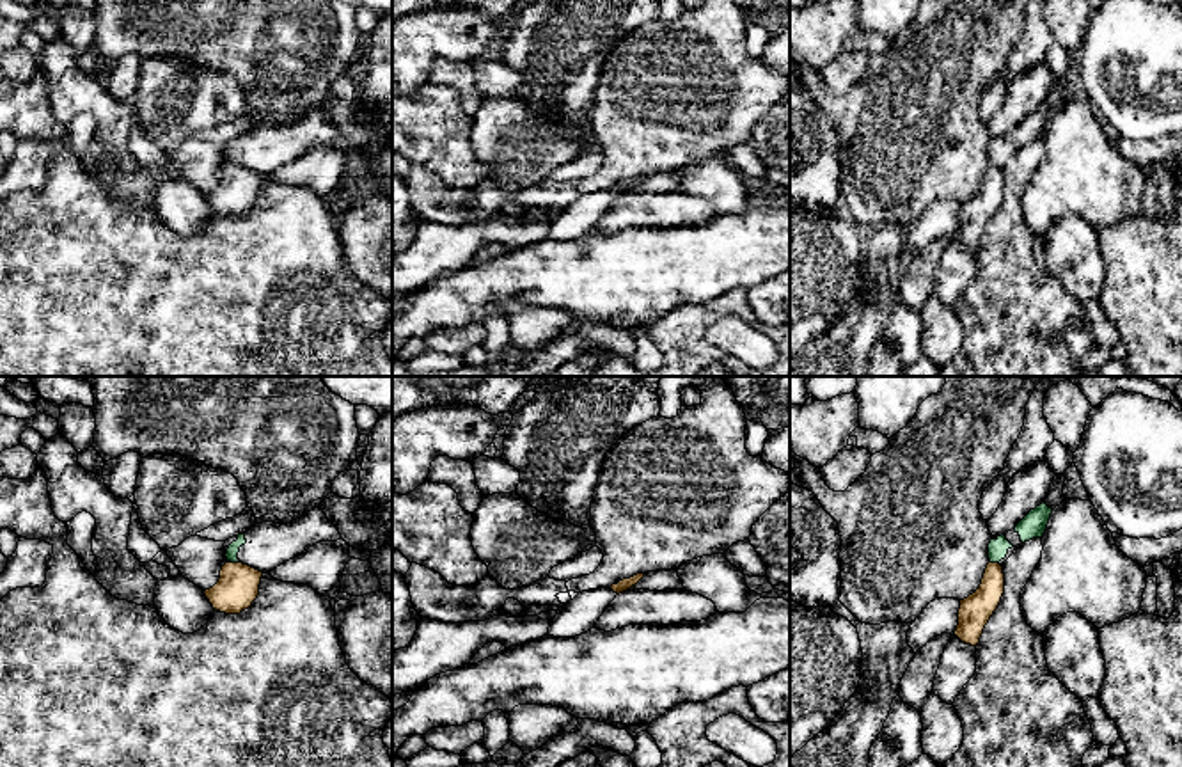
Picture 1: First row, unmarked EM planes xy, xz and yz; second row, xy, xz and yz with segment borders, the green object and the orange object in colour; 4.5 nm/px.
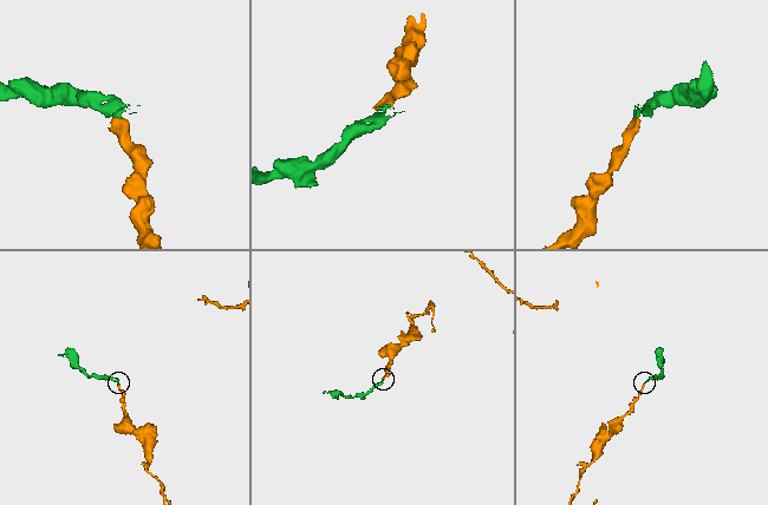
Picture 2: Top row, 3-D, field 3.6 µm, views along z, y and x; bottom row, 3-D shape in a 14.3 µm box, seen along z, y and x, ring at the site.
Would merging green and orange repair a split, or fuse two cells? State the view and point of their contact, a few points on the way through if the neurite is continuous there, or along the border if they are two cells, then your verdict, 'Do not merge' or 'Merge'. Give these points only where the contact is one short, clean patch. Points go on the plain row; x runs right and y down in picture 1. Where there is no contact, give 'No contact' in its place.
Touches green at xy (235, 164). Boundary: xy (229, 162), (238, 166). Do not merge

